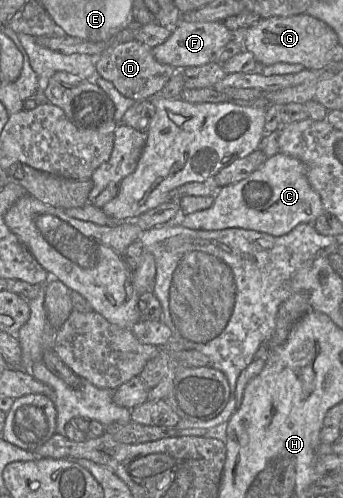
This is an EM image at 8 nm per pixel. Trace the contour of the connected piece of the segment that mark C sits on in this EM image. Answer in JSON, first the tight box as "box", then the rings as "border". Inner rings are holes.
{"box":[163,152,324,236],"border":[[[281,152],[267,160],[248,177],[241,181],[219,188],[213,205],[205,210],[191,214],[177,214],[163,226],[181,225],[193,230],[223,230],[242,228],[263,232],[272,236],[283,236],[301,223],[314,225],[315,220],[324,212],[320,196],[311,188],[304,164]]]}

